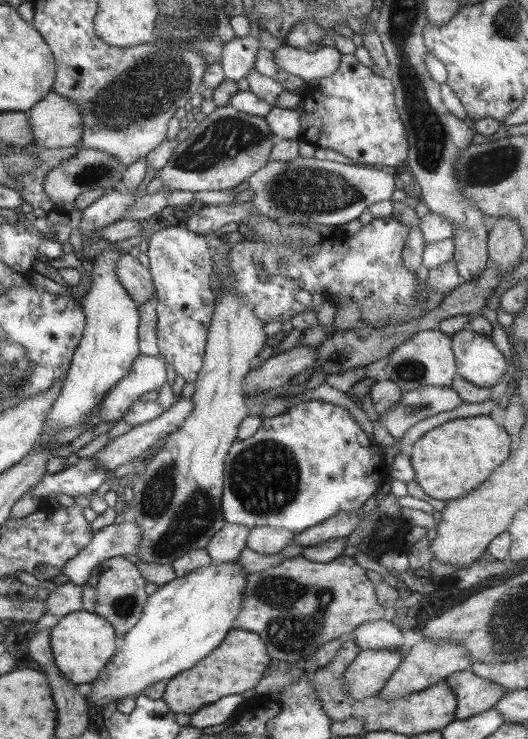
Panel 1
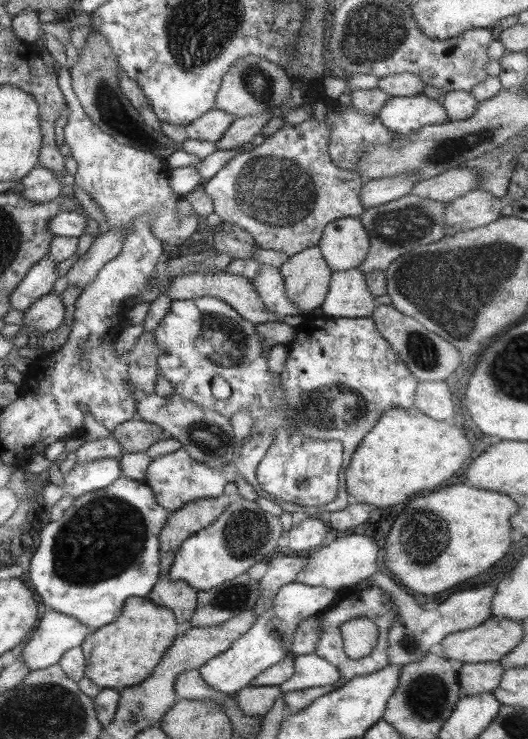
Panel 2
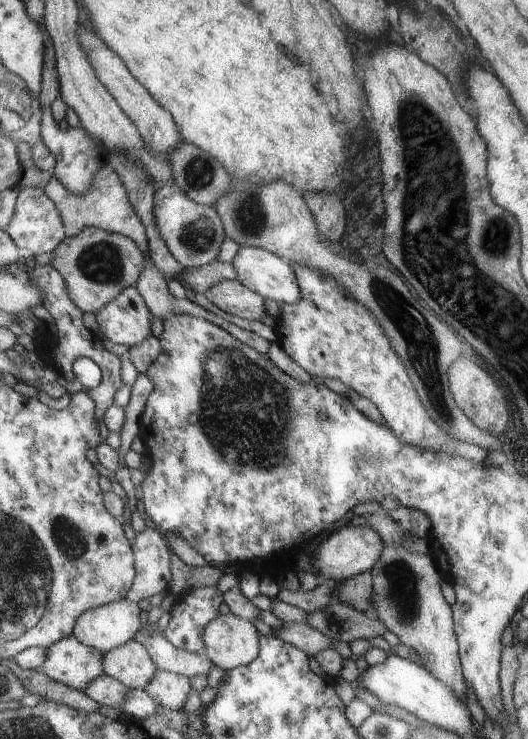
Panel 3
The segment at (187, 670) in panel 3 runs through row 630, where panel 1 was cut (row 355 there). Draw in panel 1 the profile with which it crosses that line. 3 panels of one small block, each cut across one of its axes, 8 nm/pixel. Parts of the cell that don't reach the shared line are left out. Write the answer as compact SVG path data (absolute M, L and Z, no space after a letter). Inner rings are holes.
M139 353L132 364L125 377L99 402L100 421L113 421L110 426L121 419L138 397L145 392L158 391L165 383L165 361L159 358L159 354L149 356Z

